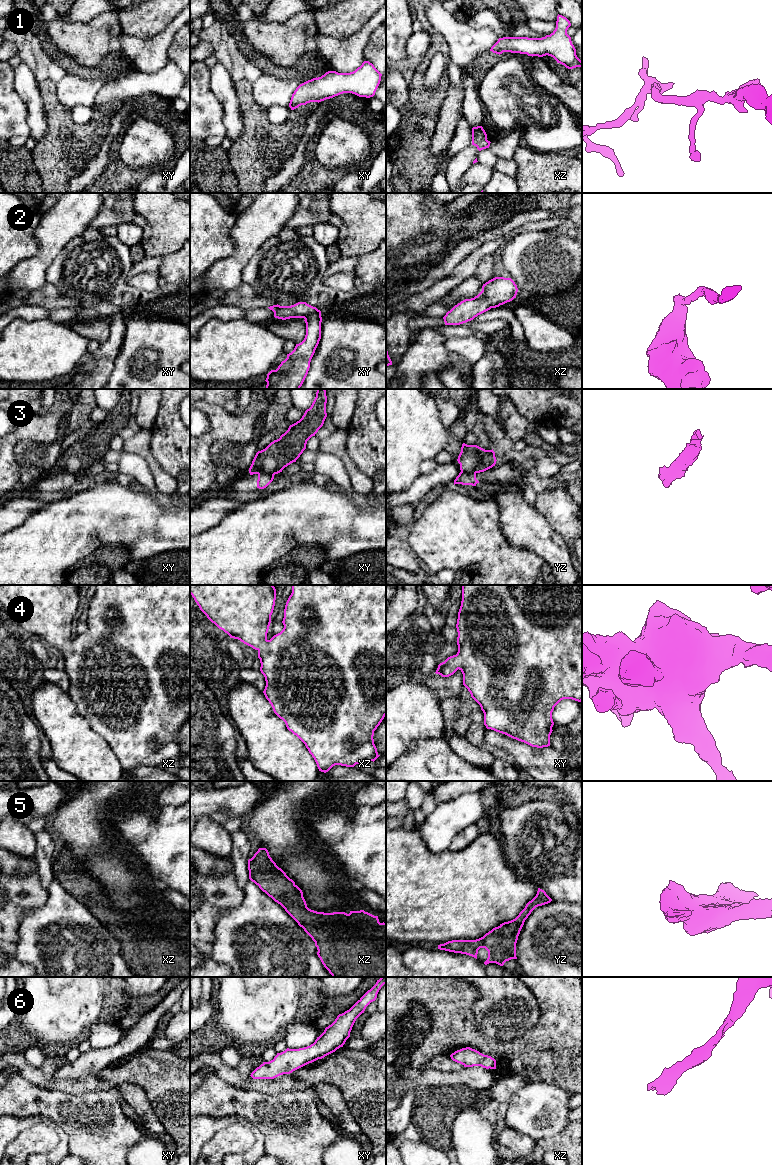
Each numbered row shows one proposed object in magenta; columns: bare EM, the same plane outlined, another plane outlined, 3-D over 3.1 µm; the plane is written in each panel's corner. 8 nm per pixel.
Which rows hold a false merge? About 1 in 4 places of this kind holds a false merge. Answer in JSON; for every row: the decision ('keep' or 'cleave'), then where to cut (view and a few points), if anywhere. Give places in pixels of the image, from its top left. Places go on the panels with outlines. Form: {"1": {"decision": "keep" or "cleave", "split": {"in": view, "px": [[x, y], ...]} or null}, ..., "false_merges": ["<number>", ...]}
{"1": {"decision": "keep", "split": null}, "2": {"decision": "keep", "split": null}, "3": {"decision": "cleave", "split": {"in": "xy", "px": [[257, 473], [268, 472], [273, 475]]}}, "4": {"decision": "keep", "split": null}, "5": {"decision": "keep", "split": null}, "6": {"decision": "keep", "split": null}, "false_merges": ["3"]}

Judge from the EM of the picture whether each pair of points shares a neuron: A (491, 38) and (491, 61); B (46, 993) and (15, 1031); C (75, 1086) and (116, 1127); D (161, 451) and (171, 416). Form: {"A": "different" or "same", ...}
{"A": "different", "B": "same", "C": "different", "D": "same"}

